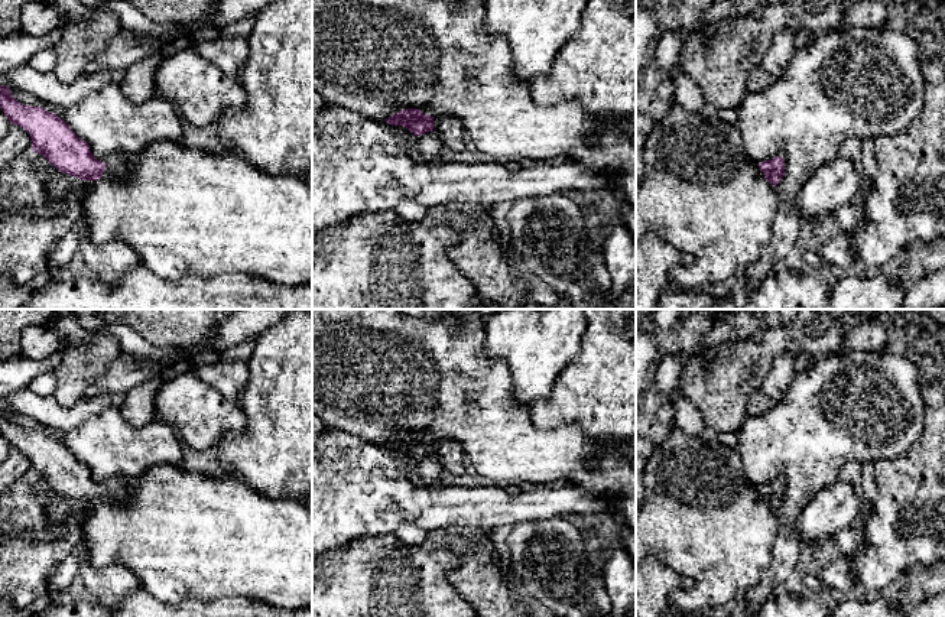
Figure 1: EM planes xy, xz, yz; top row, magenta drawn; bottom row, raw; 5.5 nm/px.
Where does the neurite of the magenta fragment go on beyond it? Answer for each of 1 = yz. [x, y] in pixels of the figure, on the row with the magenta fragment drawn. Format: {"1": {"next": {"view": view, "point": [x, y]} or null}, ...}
{"1": {"next": null}}

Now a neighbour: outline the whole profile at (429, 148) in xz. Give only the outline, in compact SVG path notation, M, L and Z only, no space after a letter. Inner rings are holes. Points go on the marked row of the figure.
M428 131L422 136L416 136L409 156L416 162L433 162L442 159L441 156L442 142L436 131Z

